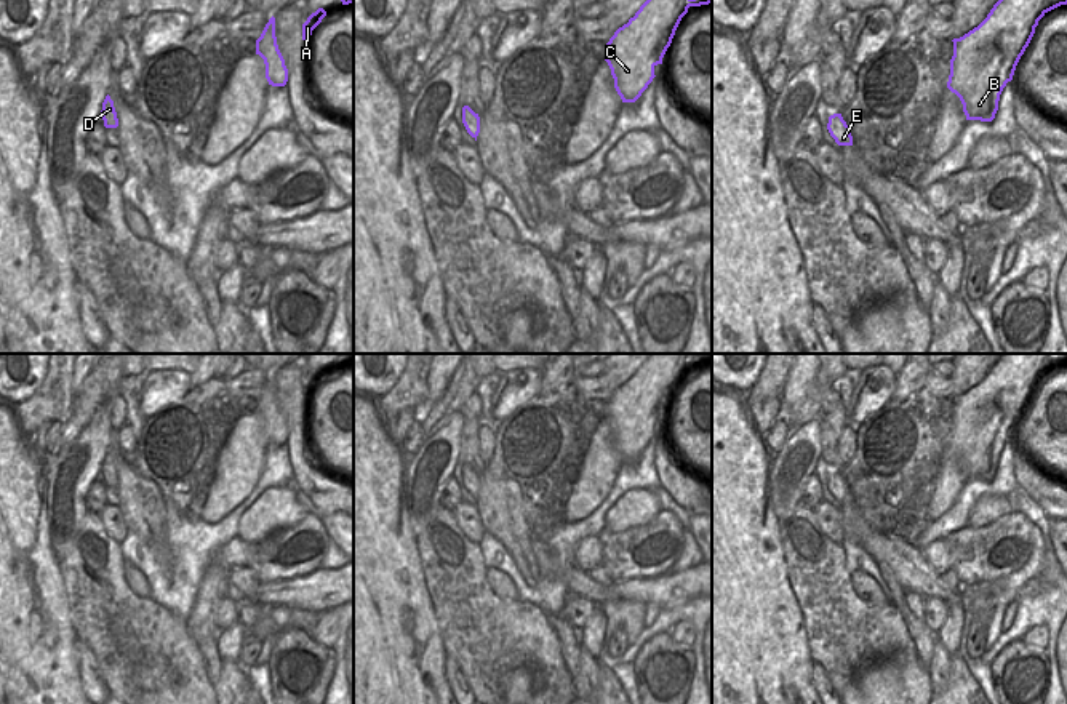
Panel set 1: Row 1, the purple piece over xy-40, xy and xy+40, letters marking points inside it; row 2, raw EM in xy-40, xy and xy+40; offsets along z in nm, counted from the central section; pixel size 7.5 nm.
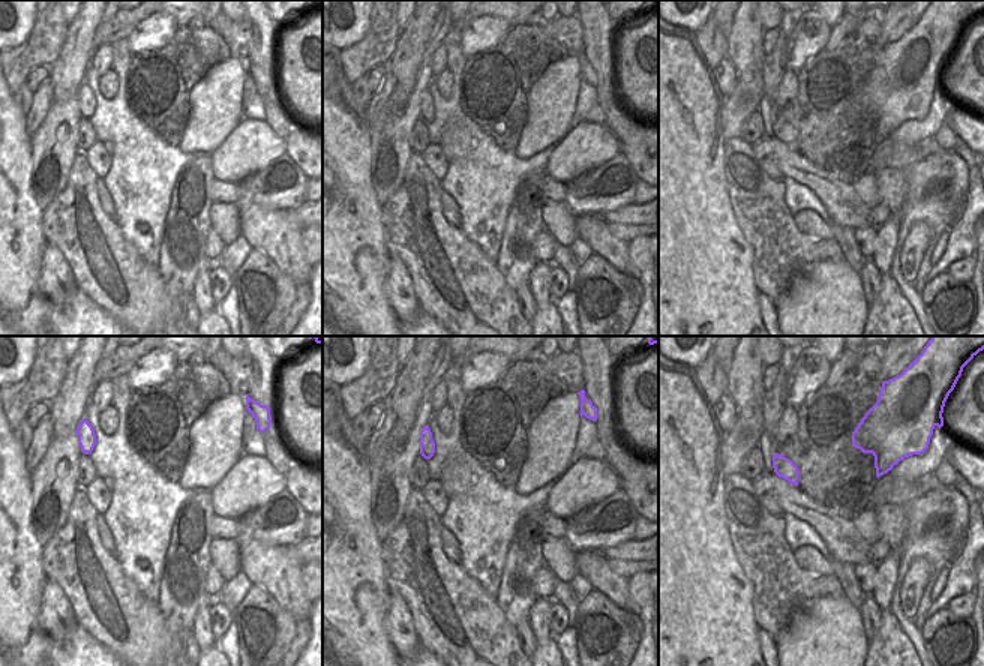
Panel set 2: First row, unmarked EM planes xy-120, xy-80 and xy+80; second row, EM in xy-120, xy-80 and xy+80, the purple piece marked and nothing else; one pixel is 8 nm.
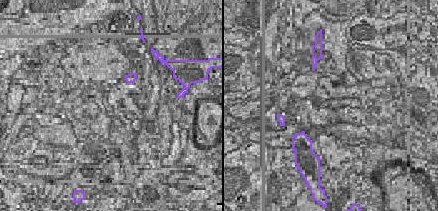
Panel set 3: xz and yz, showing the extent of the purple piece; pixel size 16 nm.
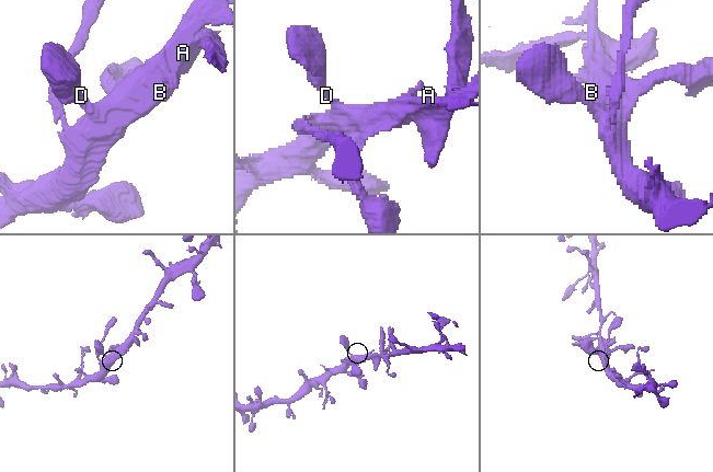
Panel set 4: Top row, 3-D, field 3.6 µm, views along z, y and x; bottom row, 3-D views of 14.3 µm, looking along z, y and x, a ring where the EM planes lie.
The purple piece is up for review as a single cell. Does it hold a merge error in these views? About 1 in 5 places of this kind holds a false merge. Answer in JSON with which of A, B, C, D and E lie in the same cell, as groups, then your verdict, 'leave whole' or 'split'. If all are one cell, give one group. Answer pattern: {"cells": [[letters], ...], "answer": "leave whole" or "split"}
{"cells": [["A", "B", "C", "D", "E"]], "answer": "leave whole"}

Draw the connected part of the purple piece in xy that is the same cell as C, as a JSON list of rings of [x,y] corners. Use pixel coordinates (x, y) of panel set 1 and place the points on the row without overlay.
[[[651,354],[635,374],[614,390],[605,405],[605,419],[622,461],[635,461],[653,440],[654,426],[662,422],[688,366],[709,362],[712,354]]]

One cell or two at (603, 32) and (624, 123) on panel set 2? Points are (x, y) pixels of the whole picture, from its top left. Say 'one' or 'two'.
one

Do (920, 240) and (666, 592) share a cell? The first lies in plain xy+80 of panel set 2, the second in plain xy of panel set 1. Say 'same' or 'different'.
different

